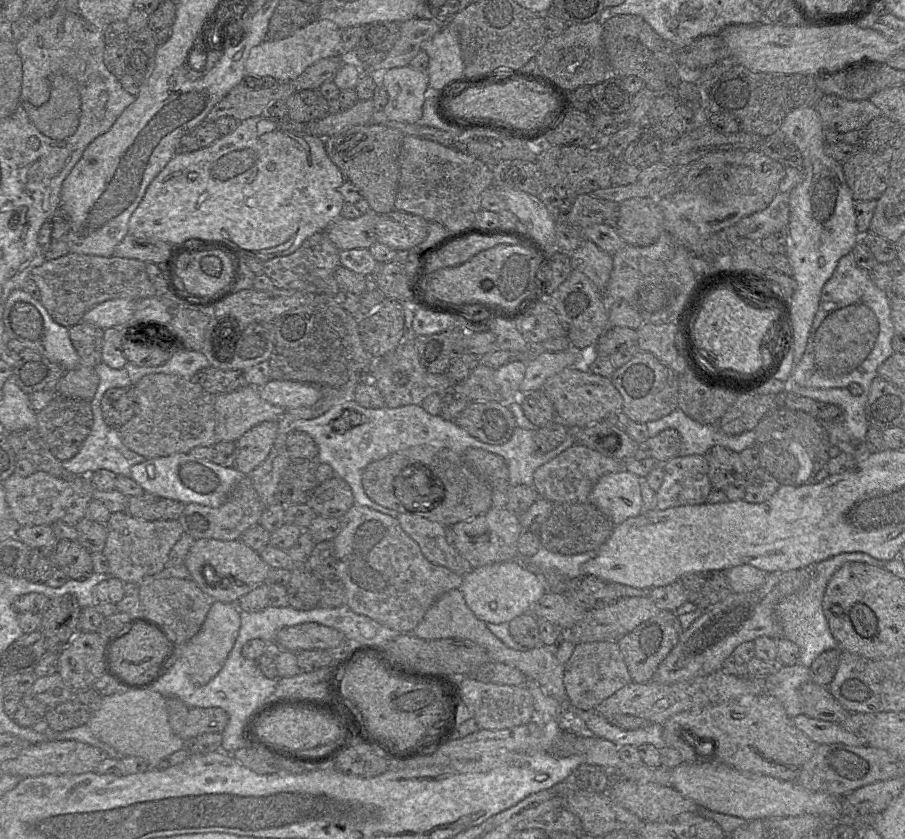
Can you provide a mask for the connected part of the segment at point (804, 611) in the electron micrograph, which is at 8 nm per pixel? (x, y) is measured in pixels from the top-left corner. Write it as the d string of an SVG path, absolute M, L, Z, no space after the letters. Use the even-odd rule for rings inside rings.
M863 552L840 553L814 564L810 569L810 579L801 590L783 598L775 608L783 636L794 642L800 650L799 663L810 667L813 661L824 651L837 648L837 642L831 634L828 622L823 613L822 603L827 584L843 564L847 562L863 562L877 567L884 567L881 560Z

